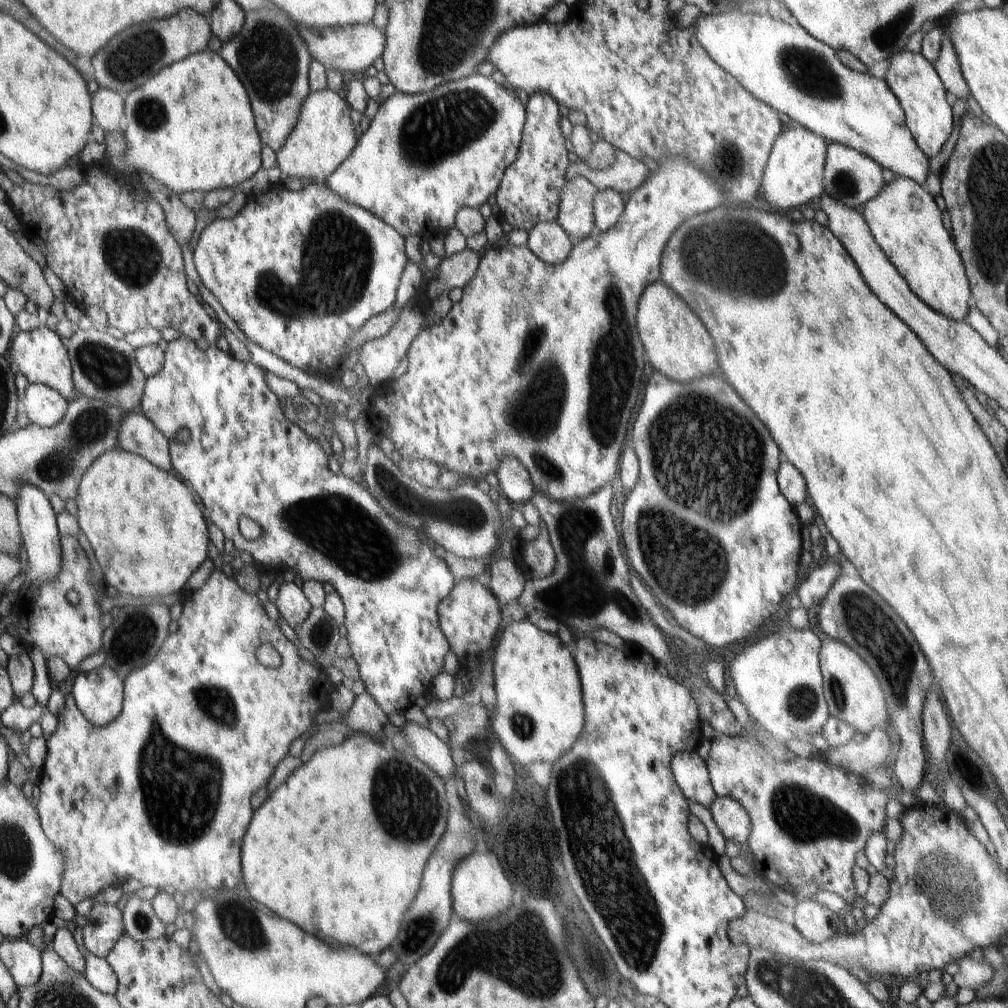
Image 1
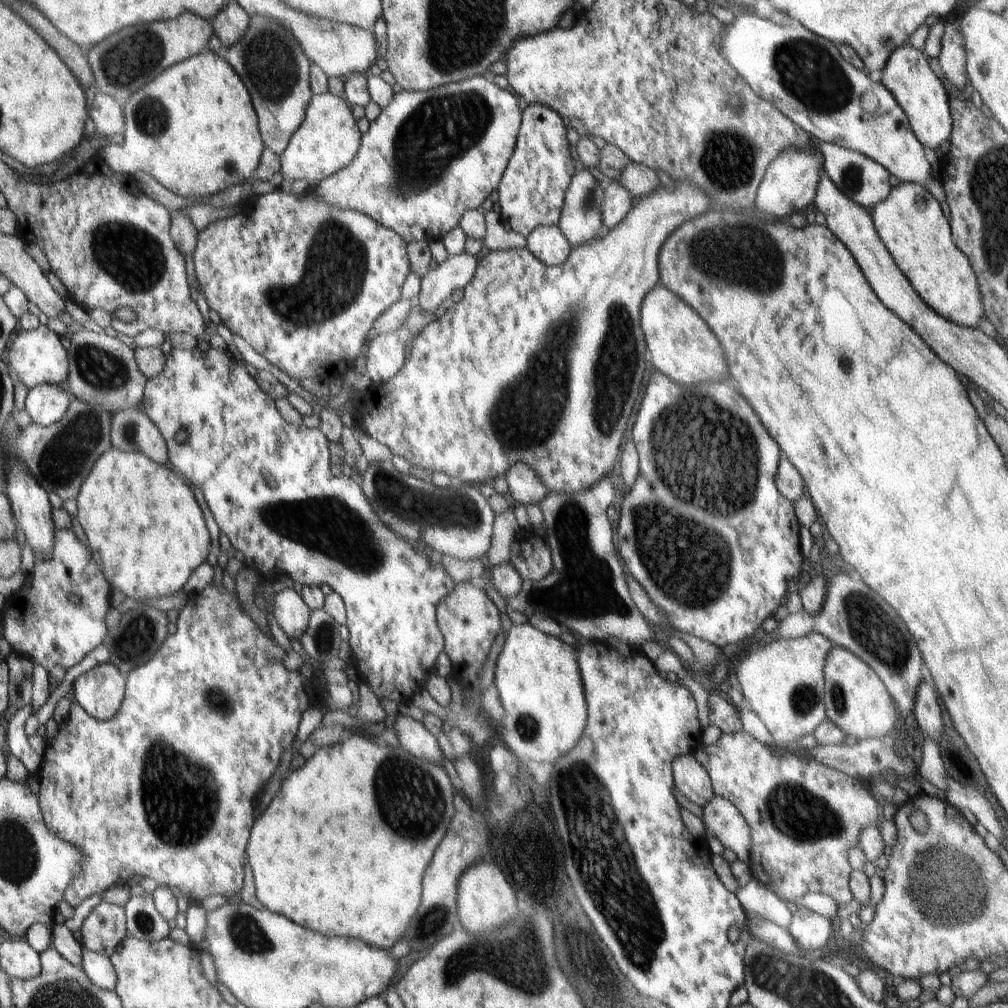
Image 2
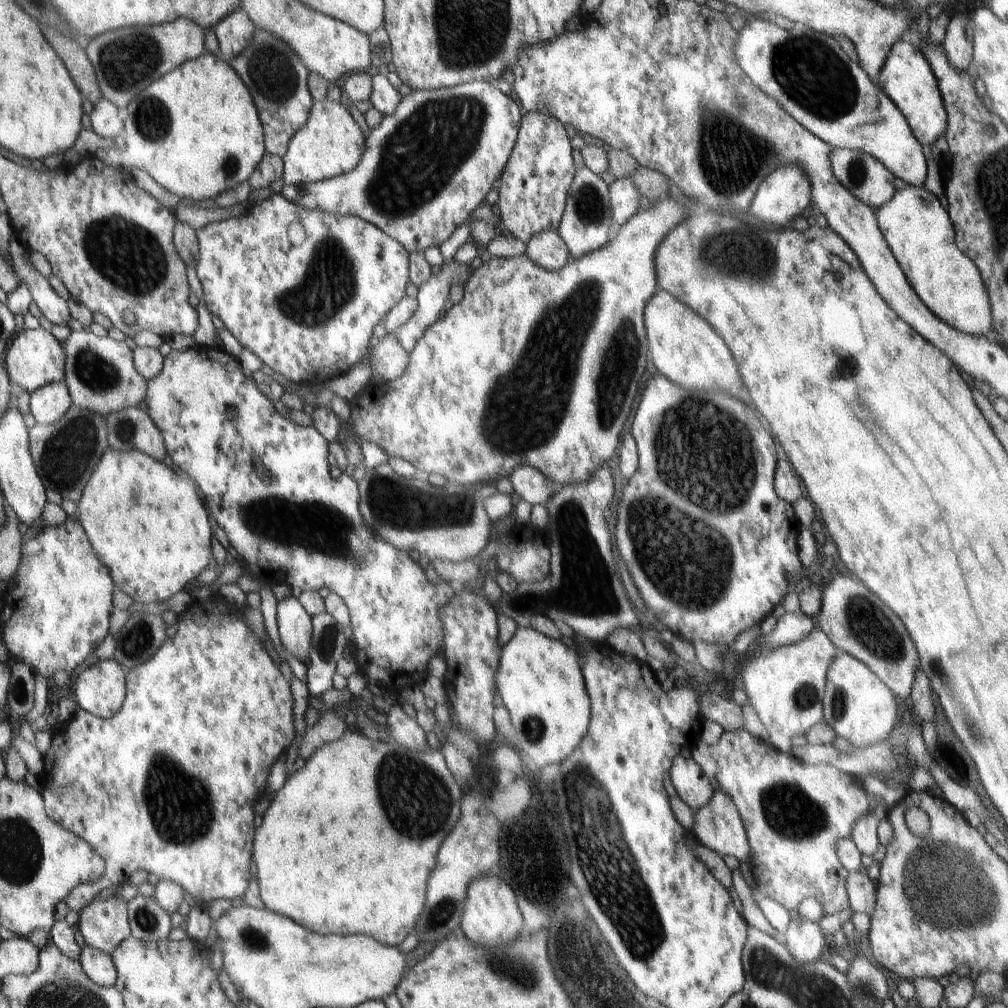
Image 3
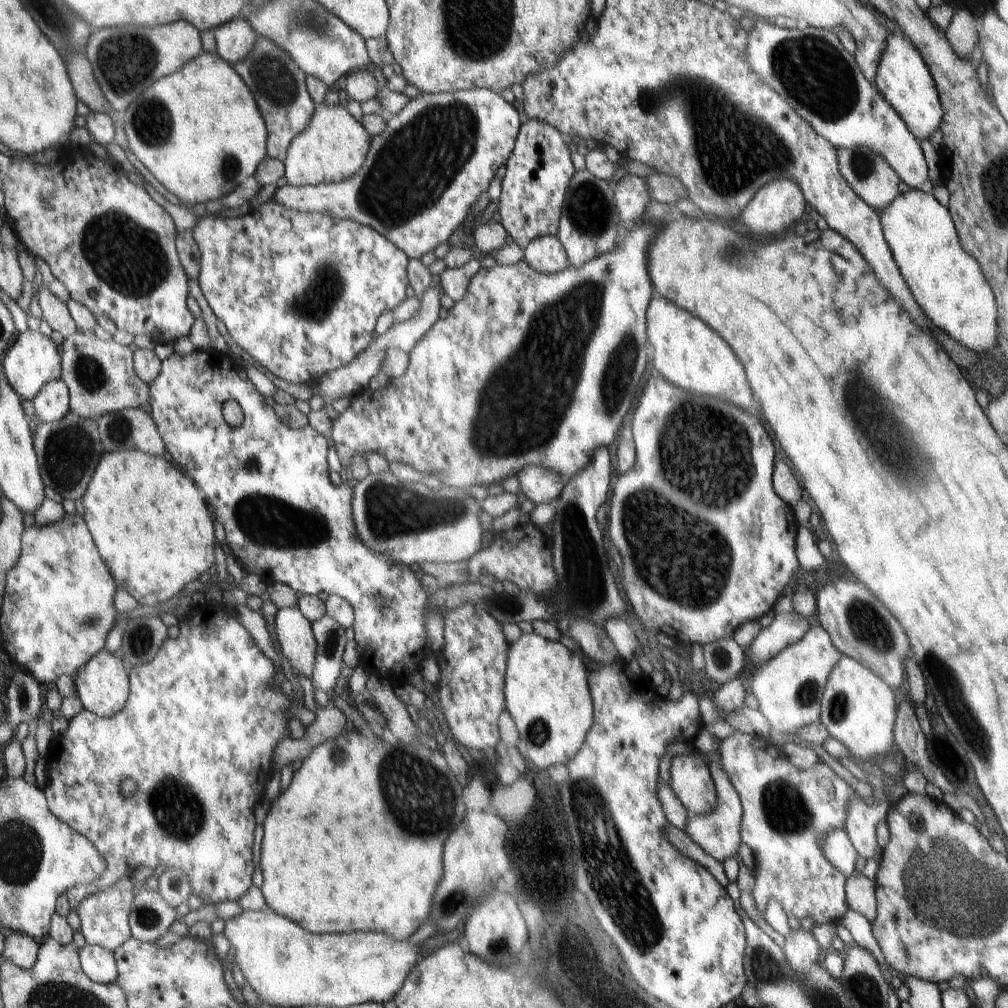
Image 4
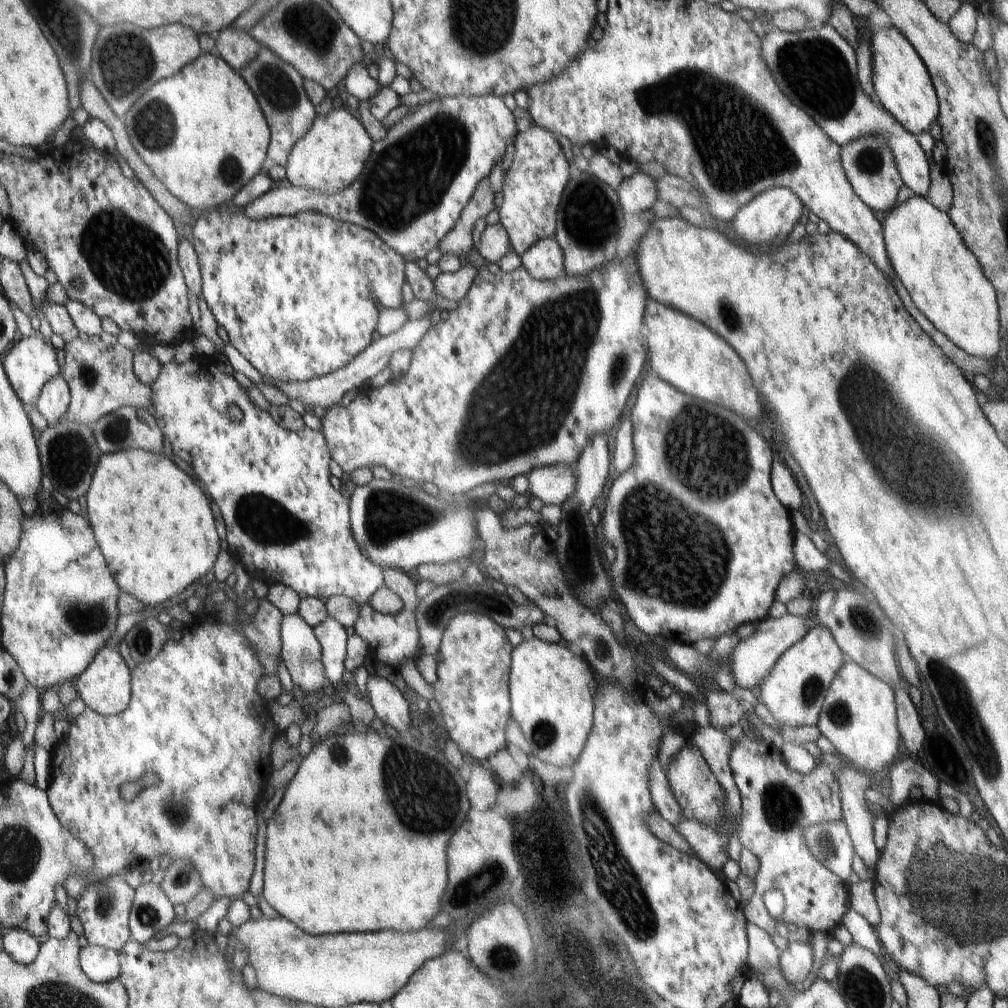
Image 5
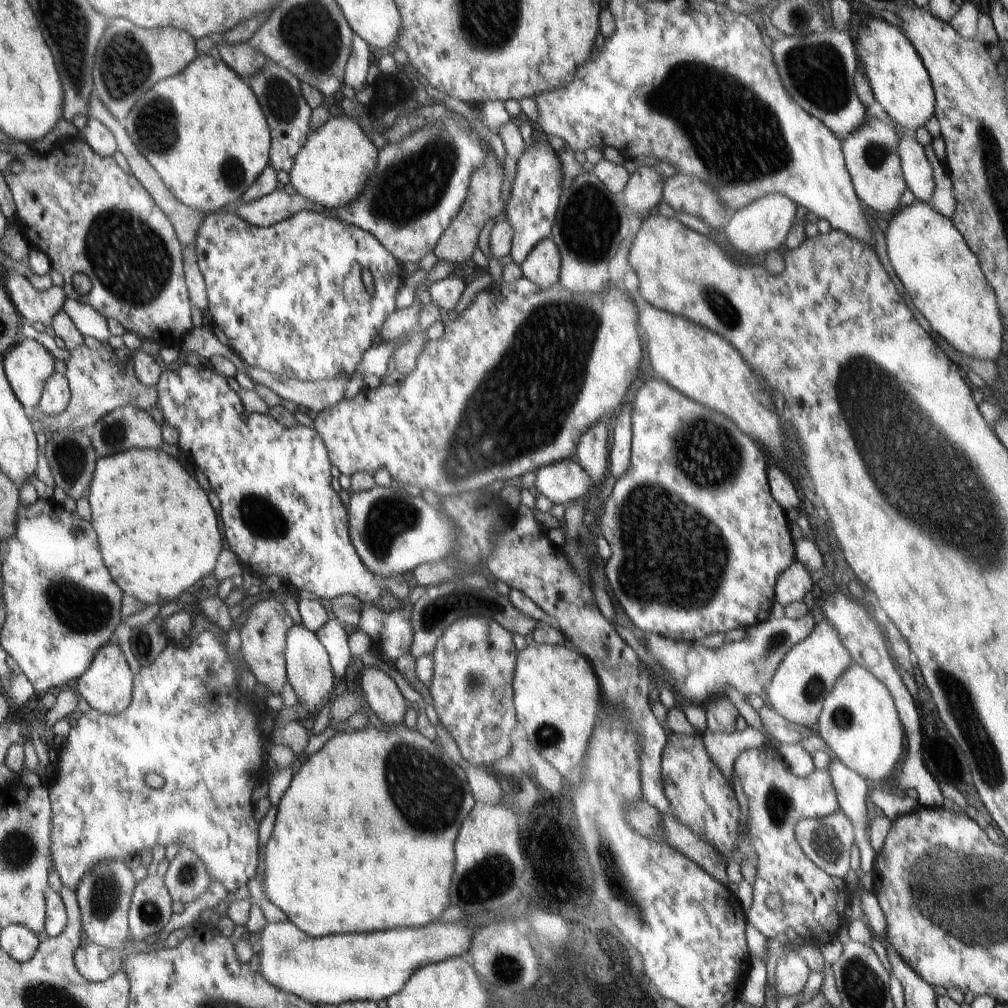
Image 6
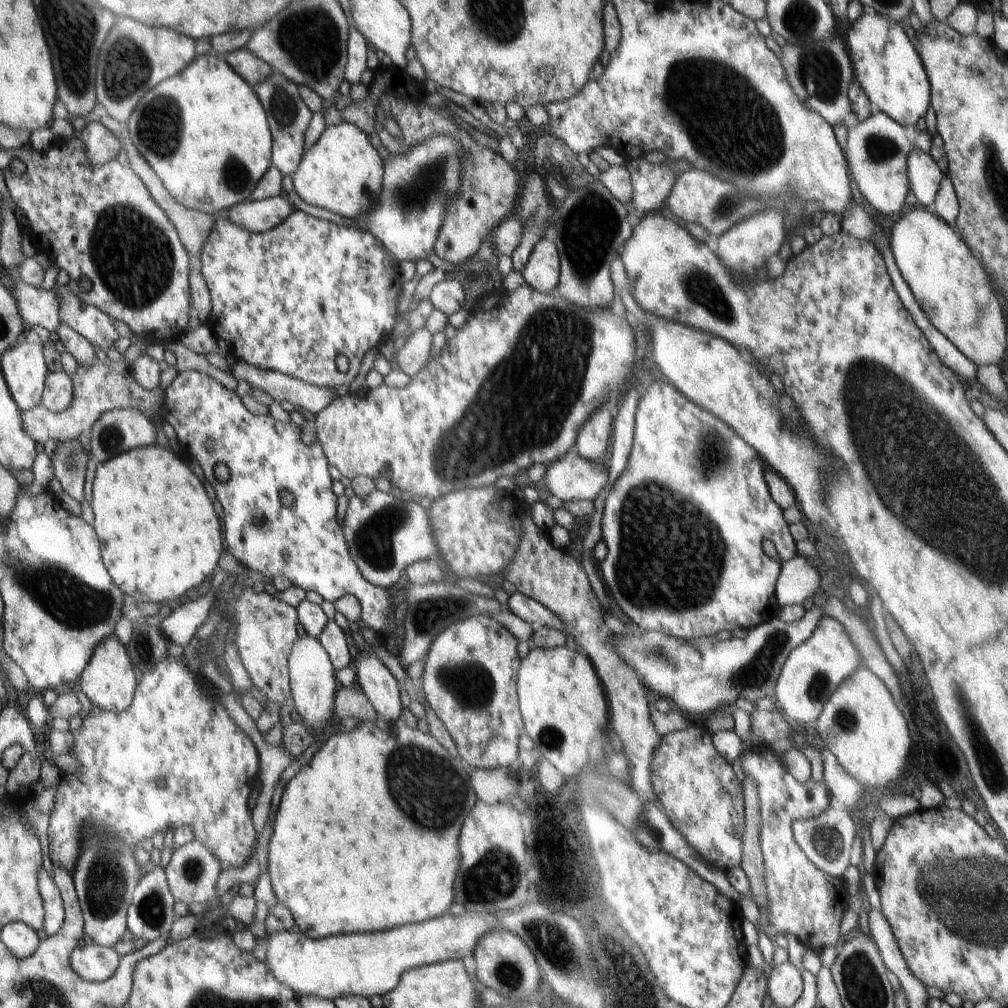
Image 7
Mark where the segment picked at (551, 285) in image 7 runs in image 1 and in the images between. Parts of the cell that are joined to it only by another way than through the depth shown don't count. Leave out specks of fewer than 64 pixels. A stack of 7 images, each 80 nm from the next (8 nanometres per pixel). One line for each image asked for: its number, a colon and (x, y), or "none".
1: (548, 240)
2: (547, 243)
3: (546, 249)
4: (546, 255)
5: (543, 260)
6: (542, 266)

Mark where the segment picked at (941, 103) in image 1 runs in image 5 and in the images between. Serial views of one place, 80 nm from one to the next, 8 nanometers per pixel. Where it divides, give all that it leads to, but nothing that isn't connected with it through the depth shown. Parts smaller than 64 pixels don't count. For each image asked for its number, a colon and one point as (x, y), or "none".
2: (909, 75)
3: (906, 77)
4: (903, 79)
5: (903, 86)

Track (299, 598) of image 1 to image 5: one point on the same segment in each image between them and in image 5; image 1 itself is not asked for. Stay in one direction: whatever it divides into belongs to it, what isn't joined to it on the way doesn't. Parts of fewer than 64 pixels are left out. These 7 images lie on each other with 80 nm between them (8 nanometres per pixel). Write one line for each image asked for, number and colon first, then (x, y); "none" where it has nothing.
2: (291, 612)
3: (294, 624)
4: (293, 630)
5: (302, 653)

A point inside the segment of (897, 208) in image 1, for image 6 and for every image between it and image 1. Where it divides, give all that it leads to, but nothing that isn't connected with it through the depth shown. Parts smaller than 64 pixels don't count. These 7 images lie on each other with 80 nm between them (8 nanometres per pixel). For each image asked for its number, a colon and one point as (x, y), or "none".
2: (910, 222)
3: (918, 230)
4: (947, 283)
5: (946, 283)
6: (944, 278)

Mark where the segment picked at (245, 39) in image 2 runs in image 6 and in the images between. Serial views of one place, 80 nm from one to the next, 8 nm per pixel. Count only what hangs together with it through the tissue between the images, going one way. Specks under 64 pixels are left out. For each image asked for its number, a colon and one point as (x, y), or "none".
3: (277, 80)
4: (278, 86)
5: (278, 87)
6: (278, 91)

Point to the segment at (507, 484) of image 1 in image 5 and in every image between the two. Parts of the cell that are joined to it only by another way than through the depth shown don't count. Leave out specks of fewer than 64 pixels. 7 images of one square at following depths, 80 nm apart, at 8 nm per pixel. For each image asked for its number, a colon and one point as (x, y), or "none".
2: (525, 487)
3: (531, 485)
4: (541, 485)
5: (551, 484)

